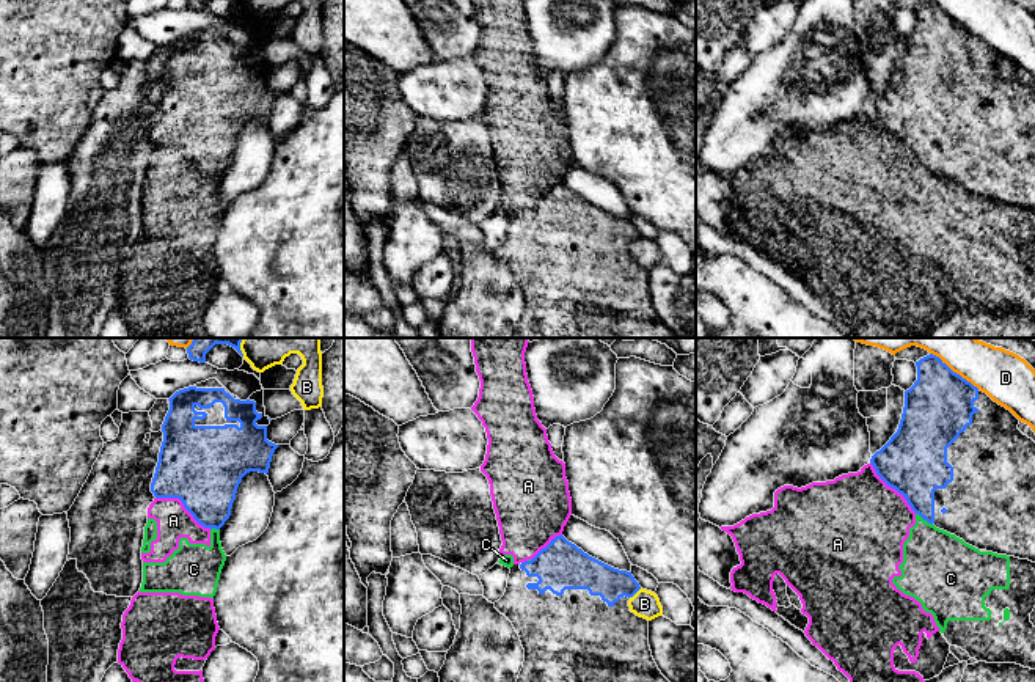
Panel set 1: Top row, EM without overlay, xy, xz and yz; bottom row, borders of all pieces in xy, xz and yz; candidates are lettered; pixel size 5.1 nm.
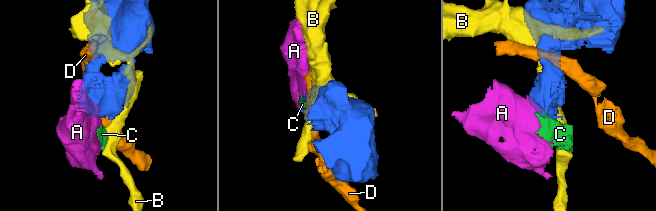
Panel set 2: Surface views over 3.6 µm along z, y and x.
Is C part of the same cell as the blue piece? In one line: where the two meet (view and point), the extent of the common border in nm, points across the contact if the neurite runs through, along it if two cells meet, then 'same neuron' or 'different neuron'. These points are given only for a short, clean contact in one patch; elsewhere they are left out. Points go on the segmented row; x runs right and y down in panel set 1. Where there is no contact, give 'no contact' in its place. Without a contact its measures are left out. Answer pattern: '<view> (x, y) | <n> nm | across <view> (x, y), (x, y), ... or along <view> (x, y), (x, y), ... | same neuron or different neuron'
yz (924, 519) | 110 nm | along yz (916, 513), (932, 525) | different neuron

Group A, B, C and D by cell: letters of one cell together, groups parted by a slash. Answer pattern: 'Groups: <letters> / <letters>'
Groups: A C / B / D

